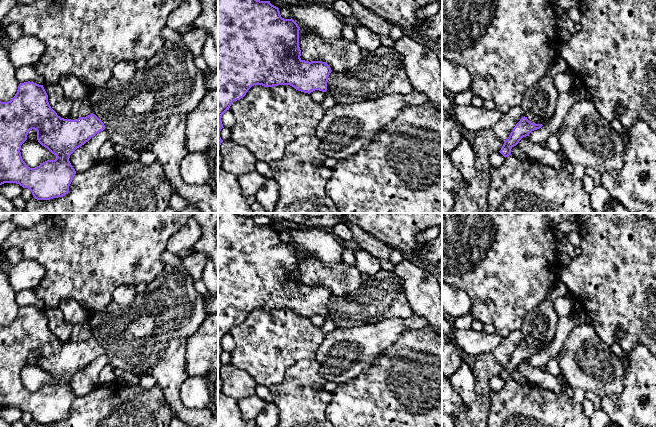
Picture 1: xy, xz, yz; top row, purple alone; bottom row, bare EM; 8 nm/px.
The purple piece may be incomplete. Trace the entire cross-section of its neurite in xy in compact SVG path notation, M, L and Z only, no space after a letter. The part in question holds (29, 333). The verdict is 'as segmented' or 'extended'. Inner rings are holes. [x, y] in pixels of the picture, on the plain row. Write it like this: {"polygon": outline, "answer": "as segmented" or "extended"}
{"polygon": "M30 305L20 307L17 317L10 325L0 325L0 409L19 408L28 412L37 424L65 420L76 398L69 385L70 379L104 352L104 347L93 337L77 344L61 342L49 329L43 309ZM32 353L37 355L38 366L57 381L35 392L26 389L20 376L21 369L27 364L27 359Z", "answer": "as segmented"}

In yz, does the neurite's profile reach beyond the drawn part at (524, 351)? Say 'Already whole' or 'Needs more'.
Already whole

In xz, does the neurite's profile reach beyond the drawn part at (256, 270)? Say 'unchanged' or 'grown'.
unchanged

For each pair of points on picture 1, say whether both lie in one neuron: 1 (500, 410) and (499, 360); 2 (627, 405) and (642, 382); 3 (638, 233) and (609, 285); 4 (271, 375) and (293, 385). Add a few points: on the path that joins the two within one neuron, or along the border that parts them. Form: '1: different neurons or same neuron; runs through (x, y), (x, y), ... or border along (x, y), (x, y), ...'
1: different neurons; border along (491, 391), (490, 407), (487, 414)
2: same neuron; runs through (633, 399), (642, 388)
3: same neuron; runs through (638, 246), (637, 257), (622, 272)
4: different neurons; border along (297, 362), (286, 370), (278, 383), (269, 387)

